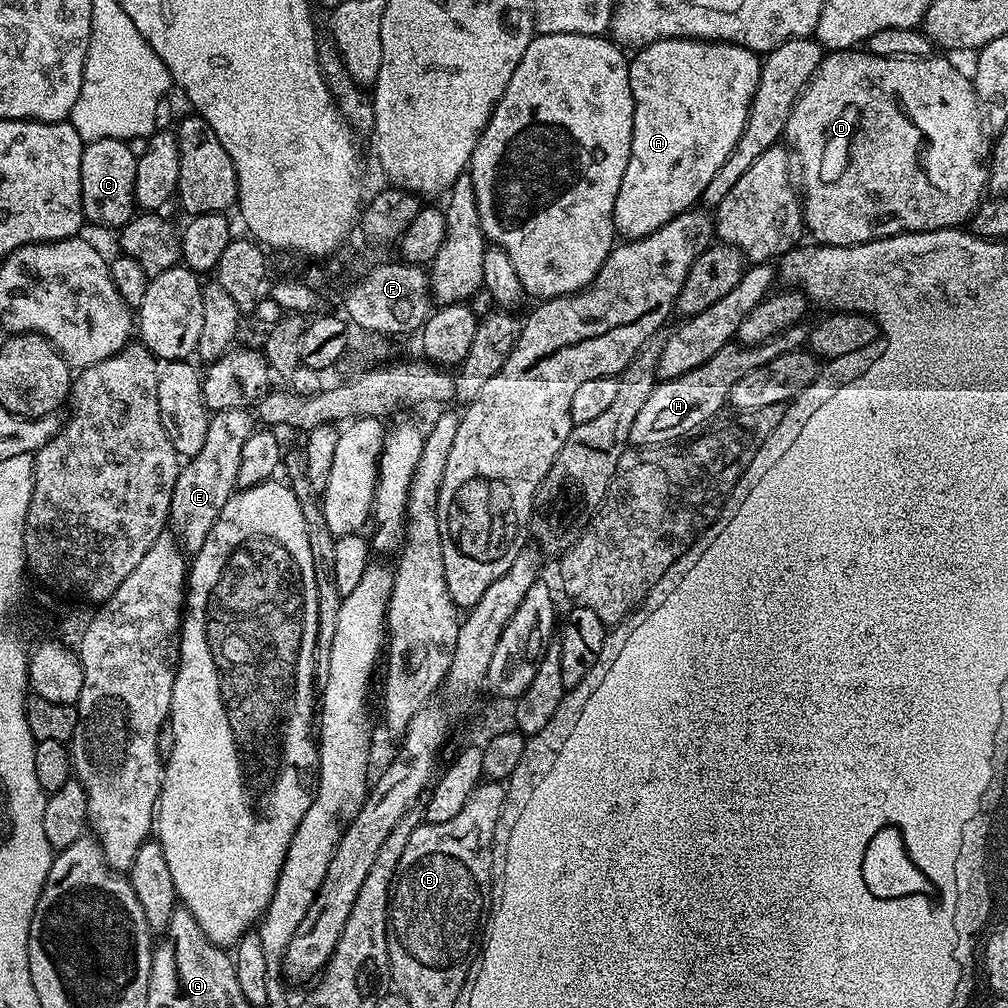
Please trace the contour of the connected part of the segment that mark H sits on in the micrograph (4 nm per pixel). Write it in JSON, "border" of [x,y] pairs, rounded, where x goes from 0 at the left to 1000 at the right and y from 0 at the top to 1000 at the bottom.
{"border":[[[797,320],[787,321],[785,325],[758,341],[739,343],[727,339],[716,343],[716,347],[712,347],[712,351],[707,351],[705,355],[700,355],[696,363],[673,375],[655,377],[651,385],[645,387],[645,395],[637,399],[637,407],[633,407],[633,412],[629,415],[623,436],[624,441],[662,440],[697,426],[707,413],[715,412],[717,405],[714,404],[722,401],[722,392],[724,387],[728,387],[728,379],[740,375],[744,367],[752,367],[752,363],[760,363],[760,359],[772,355],[777,349],[797,346],[801,342],[802,333],[803,326]]]}

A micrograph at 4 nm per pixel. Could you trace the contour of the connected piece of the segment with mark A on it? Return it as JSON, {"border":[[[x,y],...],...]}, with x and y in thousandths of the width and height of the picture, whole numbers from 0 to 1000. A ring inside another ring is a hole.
{"border":[[[650,40],[647,44],[638,45],[631,57],[626,57],[623,72],[625,73],[625,89],[629,93],[629,129],[627,130],[627,144],[625,145],[625,161],[621,161],[621,173],[617,173],[617,185],[613,185],[613,196],[609,200],[609,224],[612,235],[619,238],[632,238],[638,234],[649,232],[661,220],[665,220],[673,212],[684,209],[689,198],[693,199],[698,193],[704,177],[712,173],[716,161],[724,157],[724,149],[732,141],[736,129],[740,125],[742,110],[746,104],[746,98],[750,92],[750,86],[754,80],[755,57],[743,48],[737,48],[731,44],[720,44],[717,40]]]}

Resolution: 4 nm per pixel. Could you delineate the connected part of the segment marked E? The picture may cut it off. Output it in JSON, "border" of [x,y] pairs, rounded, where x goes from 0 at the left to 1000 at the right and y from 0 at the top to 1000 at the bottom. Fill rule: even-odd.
{"border":[[[229,405],[223,409],[213,410],[207,416],[204,439],[200,446],[196,446],[196,450],[180,463],[173,478],[167,515],[170,531],[184,549],[192,550],[200,546],[200,538],[204,538],[212,518],[216,518],[220,502],[224,502],[230,489],[235,487],[234,475],[236,462],[240,458],[240,442],[243,441],[244,435],[248,435],[250,428],[252,413],[249,408]]]}

